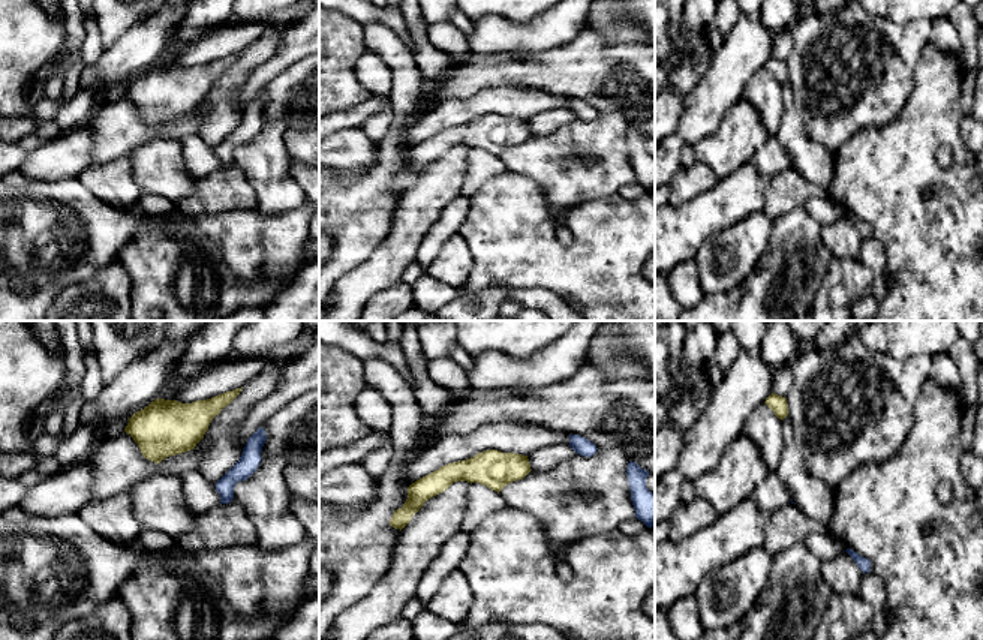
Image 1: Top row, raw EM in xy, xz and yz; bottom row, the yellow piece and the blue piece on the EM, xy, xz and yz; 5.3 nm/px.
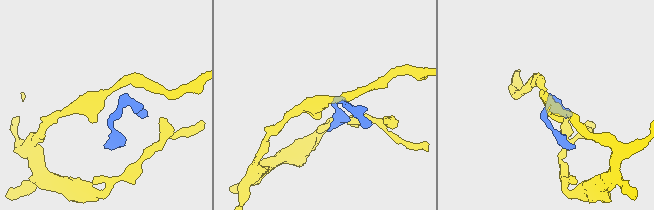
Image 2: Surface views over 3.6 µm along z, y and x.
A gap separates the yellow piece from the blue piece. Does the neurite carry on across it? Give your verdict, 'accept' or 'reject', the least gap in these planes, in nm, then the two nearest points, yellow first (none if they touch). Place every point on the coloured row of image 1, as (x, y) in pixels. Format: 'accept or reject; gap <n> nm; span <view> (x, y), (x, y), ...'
reject; gap 200 nm; span xy (231, 400), (259, 427)

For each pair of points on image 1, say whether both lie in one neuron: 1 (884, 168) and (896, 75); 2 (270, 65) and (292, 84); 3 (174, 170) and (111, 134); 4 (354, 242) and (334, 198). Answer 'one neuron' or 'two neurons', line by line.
1: two neurons
2: two neurons
3: two neurons
4: one neuron

